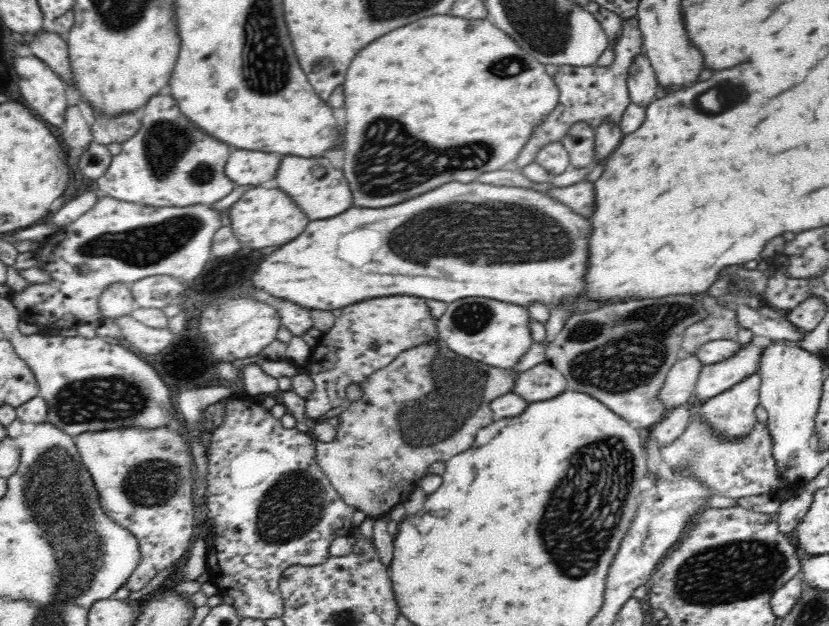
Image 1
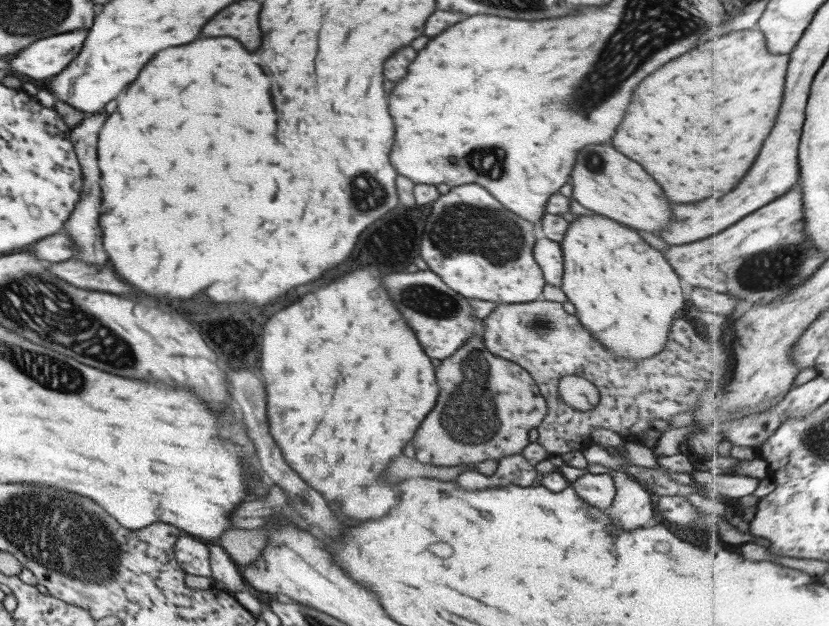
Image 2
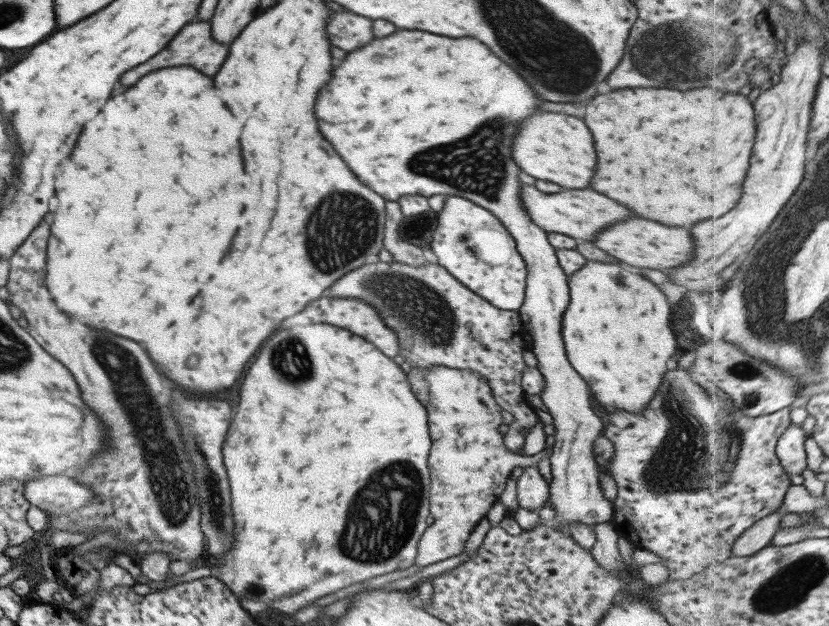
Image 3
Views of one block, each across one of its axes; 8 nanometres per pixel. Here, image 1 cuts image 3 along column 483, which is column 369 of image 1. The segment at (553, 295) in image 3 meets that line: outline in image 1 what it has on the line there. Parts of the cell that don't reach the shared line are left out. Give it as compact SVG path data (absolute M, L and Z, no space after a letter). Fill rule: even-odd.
M442 14L442 16L430 16L426 20L418 20L414 24L398 28L398 30L382 36L382 40L376 40L374 44L366 46L352 60L352 64L348 68L346 82L344 82L344 96L346 96L346 112L348 114L346 114L346 168L342 171L346 174L350 188L352 188L353 206L356 208L386 208L386 206L394 206L402 204L406 200L418 198L448 182L468 184L474 182L484 172L502 170L506 164L510 164L512 160L518 158L518 152L522 152L526 142L532 138L534 130L540 124L544 124L546 118L555 112L558 102L560 102L560 89L558 89L554 77L546 71L545 64L529 55L524 48L516 44L516 40L512 36L508 36L508 33L502 31L496 24L492 24L490 20L470 20L470 18L460 18L460 16L452 16L452 14L450 16ZM430 54L438 54L438 56L430 56ZM516 70L518 70L518 74L514 74ZM460 150L462 150L462 156L460 156ZM382 156L388 156L388 158L382 158ZM444 158L454 158L454 160L450 162ZM388 172L390 174L398 172L398 174L406 174L406 176L384 176ZM390 182L394 182L394 190L388 190Z

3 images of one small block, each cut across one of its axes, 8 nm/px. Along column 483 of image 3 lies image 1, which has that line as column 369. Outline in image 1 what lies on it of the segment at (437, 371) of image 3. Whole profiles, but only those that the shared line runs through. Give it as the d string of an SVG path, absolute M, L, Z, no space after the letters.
M424 344L418 348L410 348L400 355L398 355L392 364L388 364L386 368L373 372L368 380L360 384L364 391L363 397L355 402L348 402L349 407L343 412L339 419L340 424L337 427L337 437L331 442L316 442L316 454L318 465L321 470L326 474L328 481L334 486L338 495L347 503L354 507L356 510L364 510L368 517L372 520L382 518L385 512L389 512L396 505L402 505L408 500L410 494L415 490L415 487L424 480L426 470L436 461L448 461L452 456L458 455L460 452L466 452L468 448L474 444L478 430L490 426L495 421L494 411L490 407L492 400L500 398L505 394L514 393L516 382L520 372L514 369L502 369L488 366L483 362L476 362L475 360L460 356L451 351L446 344Z

